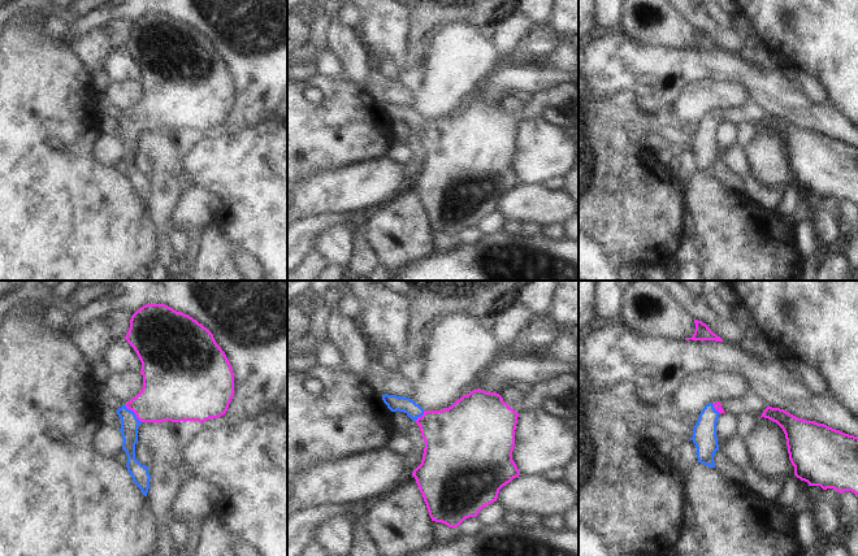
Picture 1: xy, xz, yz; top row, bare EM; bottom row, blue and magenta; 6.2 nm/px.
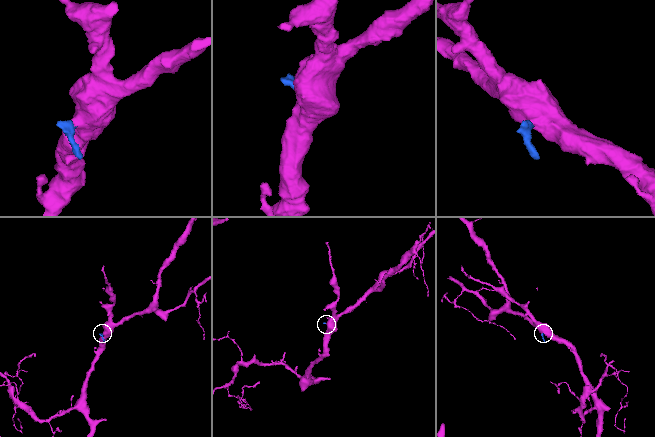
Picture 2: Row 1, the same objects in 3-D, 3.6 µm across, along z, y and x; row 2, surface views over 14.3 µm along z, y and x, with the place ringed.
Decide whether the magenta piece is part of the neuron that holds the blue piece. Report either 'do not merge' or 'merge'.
merge

